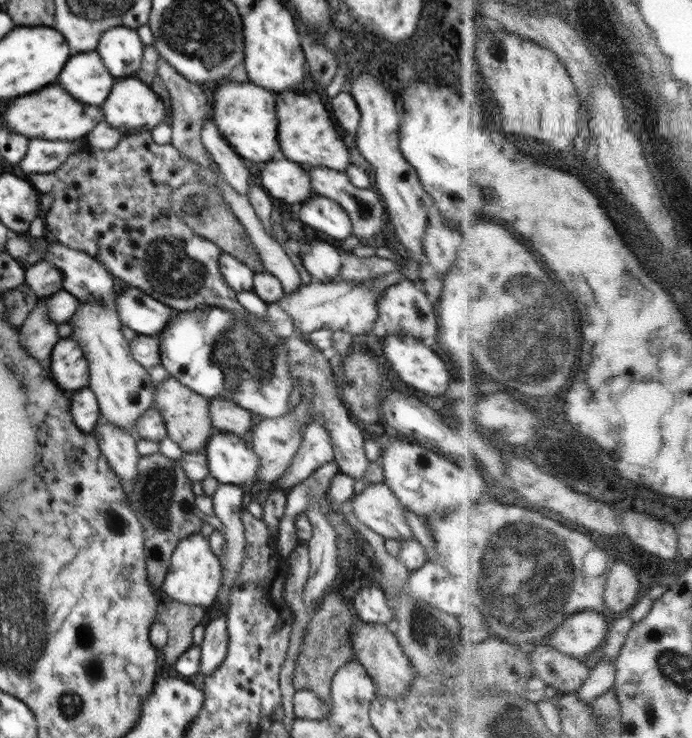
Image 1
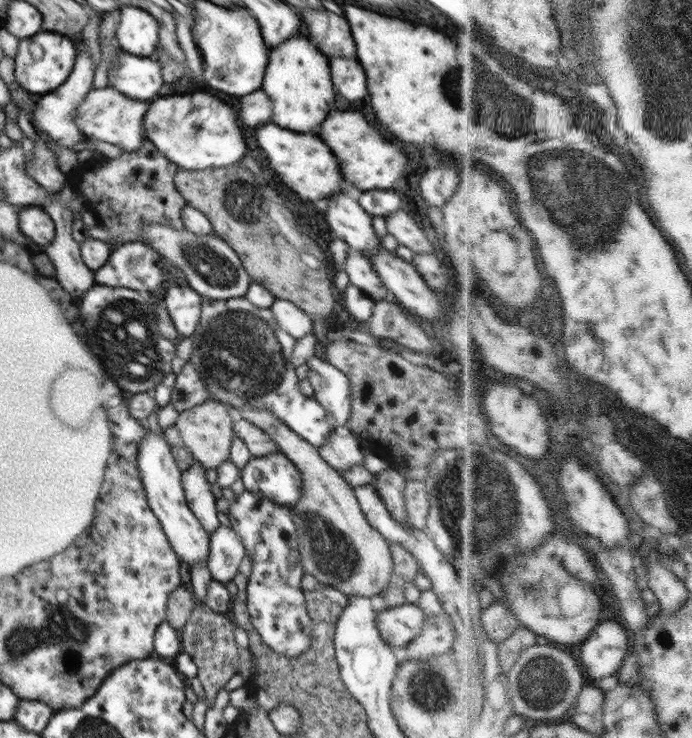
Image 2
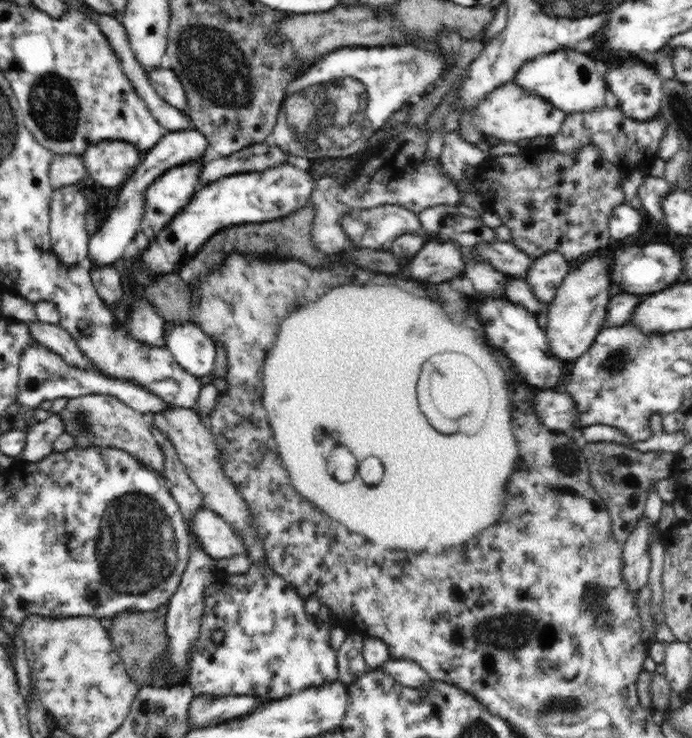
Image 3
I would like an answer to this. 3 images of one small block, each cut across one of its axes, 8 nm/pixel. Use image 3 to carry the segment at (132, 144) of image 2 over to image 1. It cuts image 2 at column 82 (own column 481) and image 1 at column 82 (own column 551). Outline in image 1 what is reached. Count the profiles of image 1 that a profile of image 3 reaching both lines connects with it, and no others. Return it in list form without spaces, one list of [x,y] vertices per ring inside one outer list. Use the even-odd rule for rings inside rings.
[[[52,84],[42,88],[40,92],[26,94],[22,98],[12,100],[4,114],[4,127],[30,139],[44,140],[77,140],[85,137],[99,122],[104,121],[102,106],[80,103],[62,87]]]

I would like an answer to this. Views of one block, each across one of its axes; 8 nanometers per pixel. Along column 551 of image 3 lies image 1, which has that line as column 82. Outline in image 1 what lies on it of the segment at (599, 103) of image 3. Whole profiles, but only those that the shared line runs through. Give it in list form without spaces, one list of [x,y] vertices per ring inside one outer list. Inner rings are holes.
[[[98,51],[70,56],[58,75],[56,84],[62,85],[74,99],[92,106],[102,106],[116,77],[106,69]]]

